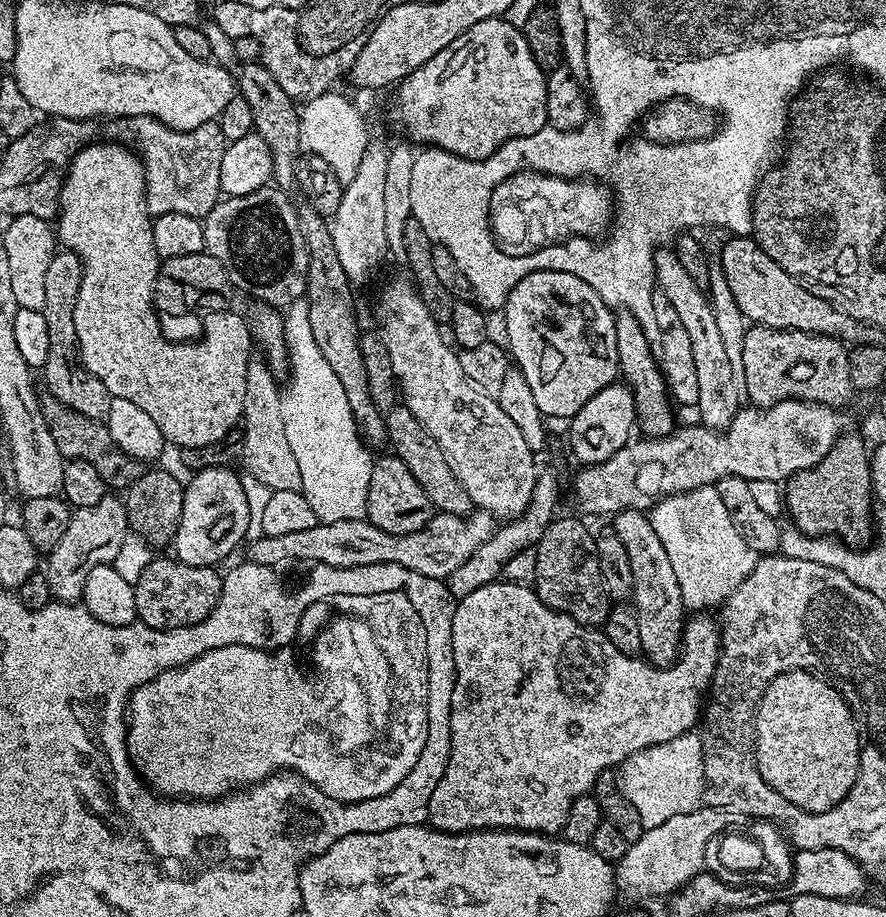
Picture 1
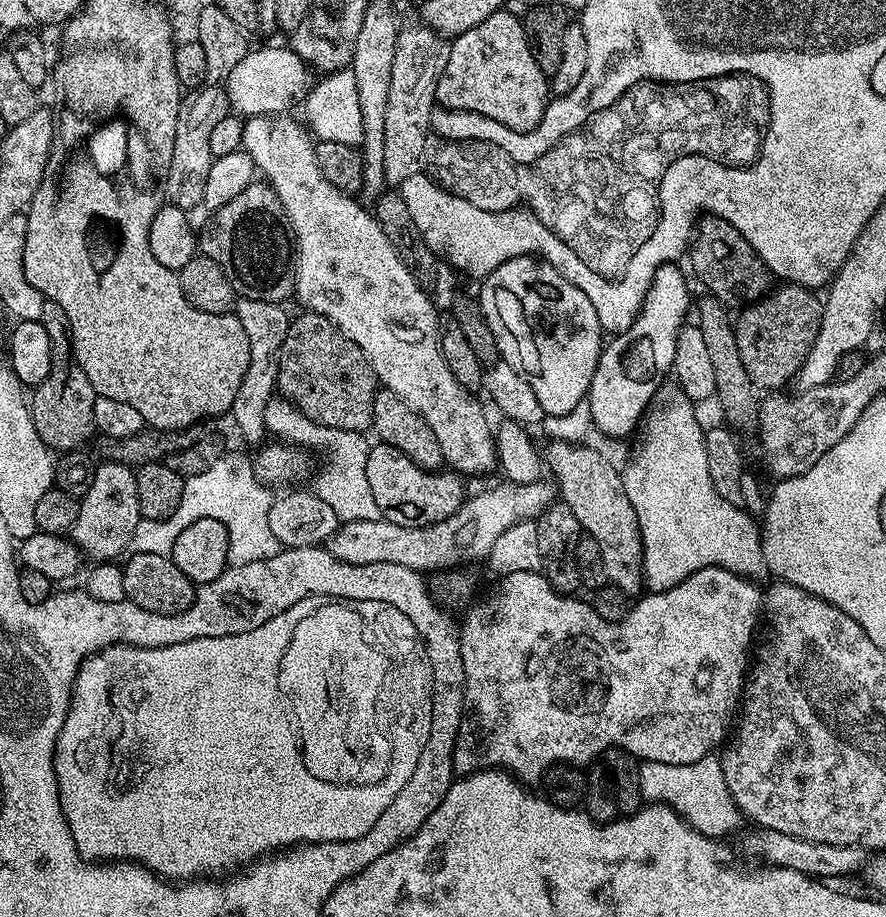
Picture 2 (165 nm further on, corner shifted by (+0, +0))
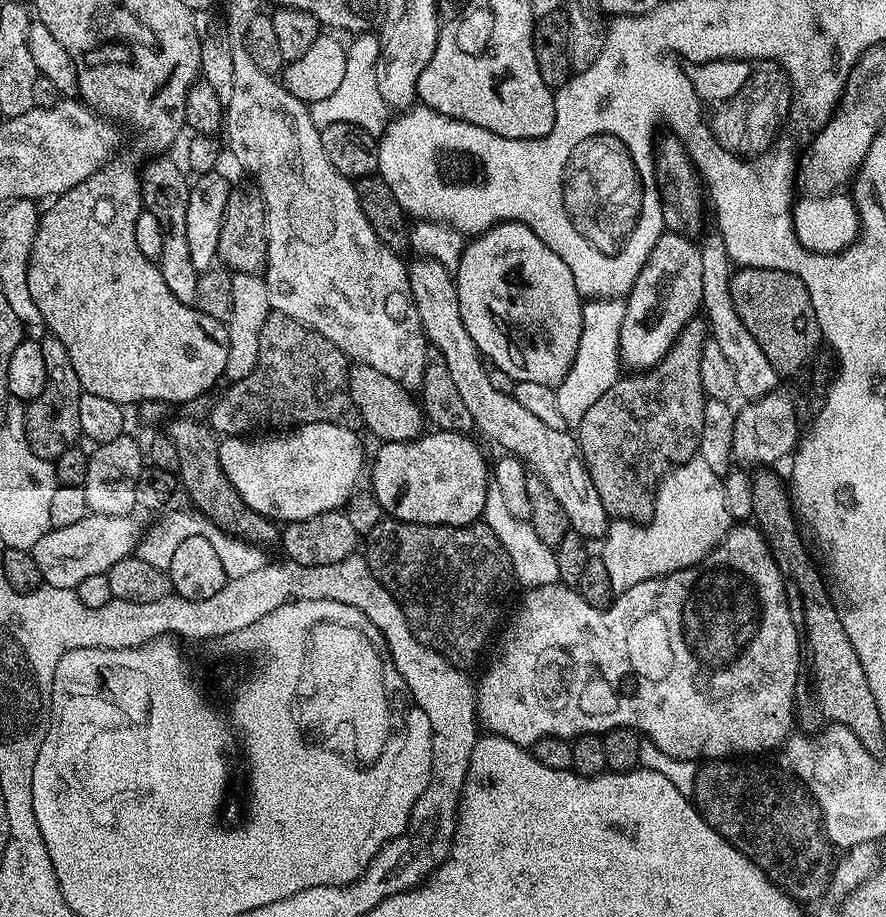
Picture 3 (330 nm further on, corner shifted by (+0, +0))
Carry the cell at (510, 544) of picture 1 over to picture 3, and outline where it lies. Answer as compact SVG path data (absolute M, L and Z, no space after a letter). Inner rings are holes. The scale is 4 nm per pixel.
M588 300L584 305L584 321L582 322L582 338L578 342L578 354L574 354L574 362L566 374L566 378L556 385L558 410L562 418L566 418L569 426L579 426L586 410L614 386L614 382L622 375L622 361L620 359L620 335L625 301Z

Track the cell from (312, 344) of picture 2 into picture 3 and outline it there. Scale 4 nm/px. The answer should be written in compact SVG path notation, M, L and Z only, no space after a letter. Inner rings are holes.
M271 311L265 322L262 323L262 334L258 338L258 362L254 366L254 370L250 370L250 374L246 374L246 378L241 380L233 380L227 385L228 389L220 396L220 401L212 408L212 420L210 419L210 427L213 433L219 434L221 437L244 436L251 428L268 428L271 424L292 424L288 426L299 426L302 424L317 424L318 422L326 422L334 426L342 426L353 430L361 427L360 411L358 406L354 406L354 402L350 398L350 390L348 389L348 370L350 361L344 355L342 350L338 350L338 346L334 346L334 342L330 342L322 334L318 334L314 329L308 328L304 324L299 324L294 318L290 318L281 312Z

